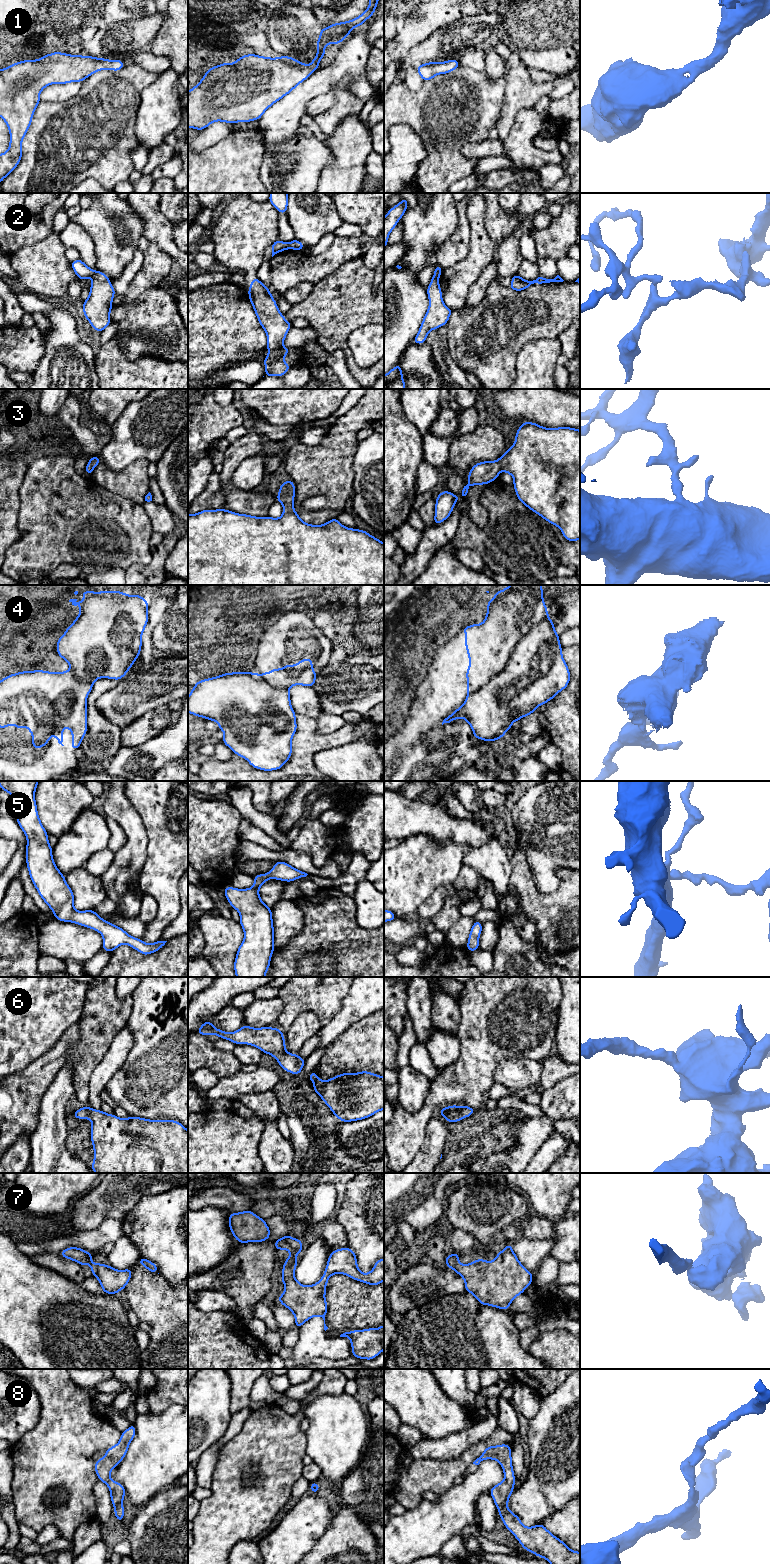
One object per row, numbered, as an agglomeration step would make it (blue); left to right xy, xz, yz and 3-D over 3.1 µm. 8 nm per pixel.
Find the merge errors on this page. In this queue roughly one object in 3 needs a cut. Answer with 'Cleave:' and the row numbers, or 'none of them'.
Cleave: 2, 4

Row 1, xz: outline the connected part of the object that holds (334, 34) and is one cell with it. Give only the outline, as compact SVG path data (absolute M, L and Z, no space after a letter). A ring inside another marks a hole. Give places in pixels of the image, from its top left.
M369 0L369 7L353 20L333 23L326 28L321 28L317 39L318 50L315 51L317 55L309 66L289 56L270 58L247 54L234 63L222 63L209 68L201 81L188 91L188 127L202 131L216 121L234 124L260 120L269 107L288 95L318 69L328 44L340 44L354 27L360 27L373 16L378 1Z

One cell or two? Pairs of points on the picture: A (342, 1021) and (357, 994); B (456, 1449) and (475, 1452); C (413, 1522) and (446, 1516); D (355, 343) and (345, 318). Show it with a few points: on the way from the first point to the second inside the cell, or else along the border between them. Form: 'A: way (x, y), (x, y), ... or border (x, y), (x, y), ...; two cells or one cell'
A: way (348, 1014), (357, 1004), (357, 1001); one cell
B: border (486, 1439), (470, 1445), (457, 1457), (443, 1459); two cells
C: way (421, 1522), (438, 1522); one cell
D: border (373, 324), (348, 337), (353, 356); two cells

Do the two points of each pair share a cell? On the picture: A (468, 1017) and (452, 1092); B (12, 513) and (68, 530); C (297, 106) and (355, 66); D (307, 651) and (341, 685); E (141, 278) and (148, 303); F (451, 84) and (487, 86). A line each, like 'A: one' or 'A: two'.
A: one
B: two
C: one
D: two
E: two
F: one

